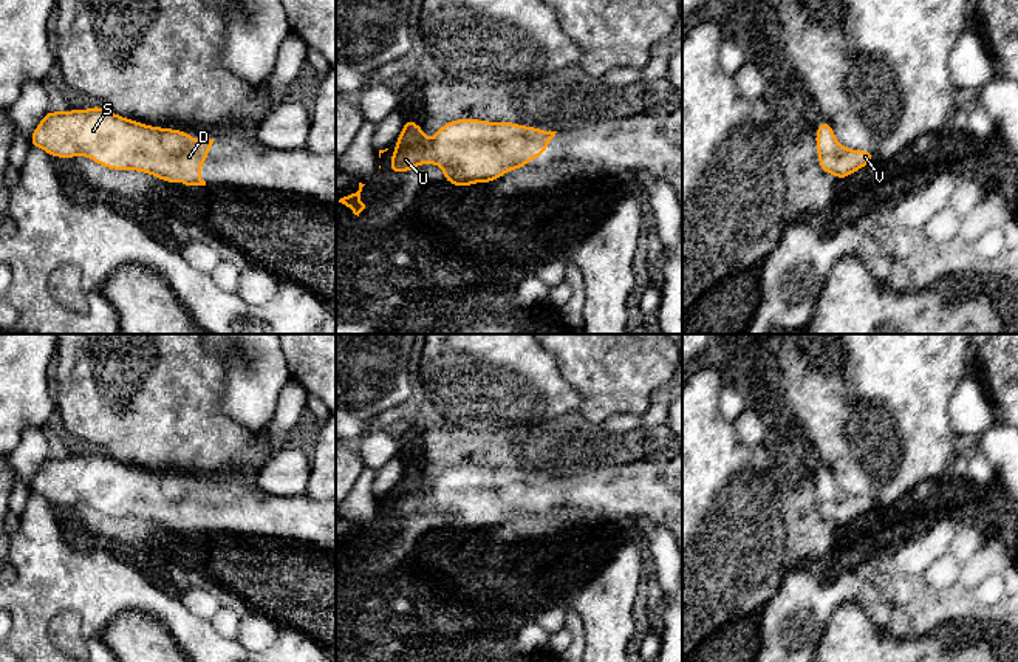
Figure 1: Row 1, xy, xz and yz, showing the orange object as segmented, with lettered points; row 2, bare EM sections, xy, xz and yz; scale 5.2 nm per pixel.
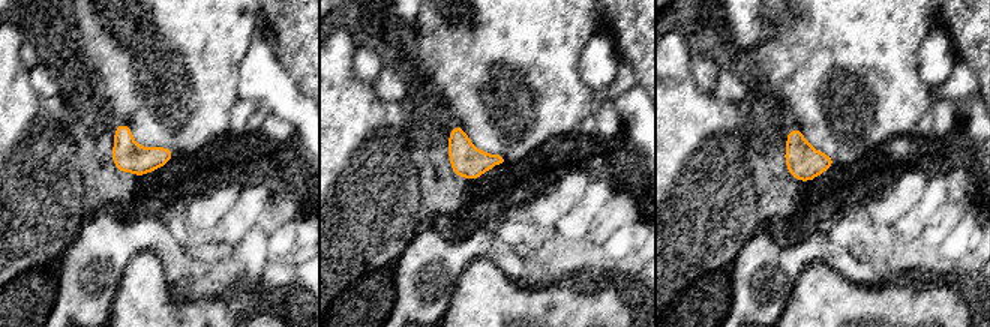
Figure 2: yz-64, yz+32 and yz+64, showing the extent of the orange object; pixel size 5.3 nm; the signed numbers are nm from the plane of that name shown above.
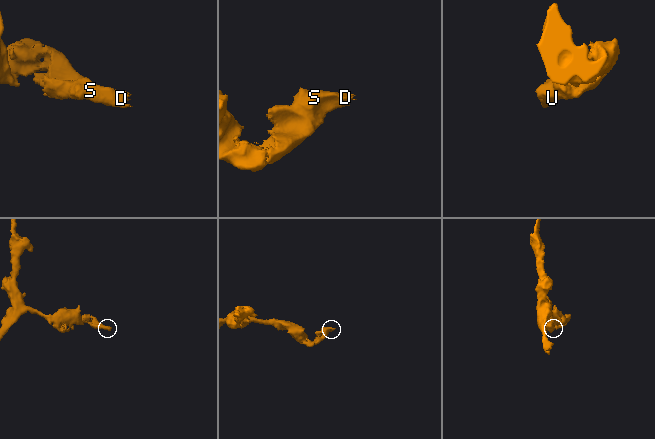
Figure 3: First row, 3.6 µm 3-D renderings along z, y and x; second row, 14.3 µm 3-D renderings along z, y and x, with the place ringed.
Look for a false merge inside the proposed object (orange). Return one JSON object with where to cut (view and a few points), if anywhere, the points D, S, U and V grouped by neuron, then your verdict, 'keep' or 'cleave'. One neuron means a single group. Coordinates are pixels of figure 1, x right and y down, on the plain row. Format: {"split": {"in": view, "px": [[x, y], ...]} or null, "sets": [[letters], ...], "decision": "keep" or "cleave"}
{"split": null, "sets": [["D", "S", "U", "V"]], "decision": "keep"}

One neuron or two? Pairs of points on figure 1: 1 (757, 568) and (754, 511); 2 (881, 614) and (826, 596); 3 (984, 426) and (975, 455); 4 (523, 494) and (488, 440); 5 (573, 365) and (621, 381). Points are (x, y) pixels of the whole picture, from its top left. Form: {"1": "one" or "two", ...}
{"1": "one", "2": "one", "3": "two", "4": "two", "5": "one"}

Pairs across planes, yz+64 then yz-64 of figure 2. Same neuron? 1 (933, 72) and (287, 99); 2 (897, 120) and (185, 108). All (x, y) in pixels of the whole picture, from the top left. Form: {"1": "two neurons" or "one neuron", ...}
{"1": "one neuron", "2": "one neuron"}

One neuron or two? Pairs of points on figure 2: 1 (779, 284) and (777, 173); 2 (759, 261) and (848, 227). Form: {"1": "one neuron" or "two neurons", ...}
{"1": "two neurons", "2": "two neurons"}

